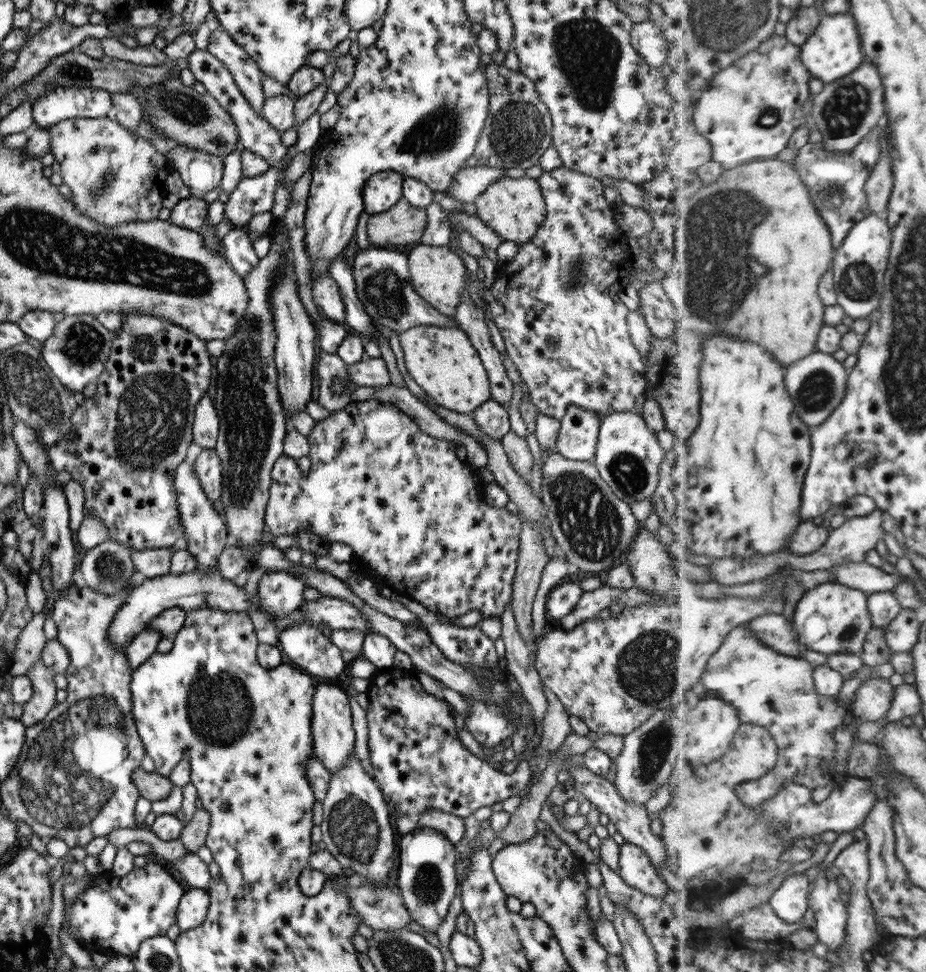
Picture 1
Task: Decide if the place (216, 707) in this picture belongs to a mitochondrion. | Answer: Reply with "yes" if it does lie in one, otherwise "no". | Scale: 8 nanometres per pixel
yes

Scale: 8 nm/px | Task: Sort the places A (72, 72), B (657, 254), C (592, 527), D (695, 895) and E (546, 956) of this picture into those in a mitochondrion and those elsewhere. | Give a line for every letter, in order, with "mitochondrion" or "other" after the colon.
A: mitochondrion
B: other
C: mitochondrion
D: other
E: other

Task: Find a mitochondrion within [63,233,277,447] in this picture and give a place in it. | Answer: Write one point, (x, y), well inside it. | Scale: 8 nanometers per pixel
(136, 349)

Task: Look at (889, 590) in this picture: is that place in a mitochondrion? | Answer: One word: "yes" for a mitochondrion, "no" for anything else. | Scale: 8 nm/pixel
no

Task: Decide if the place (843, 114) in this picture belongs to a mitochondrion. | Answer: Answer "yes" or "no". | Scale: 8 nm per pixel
yes

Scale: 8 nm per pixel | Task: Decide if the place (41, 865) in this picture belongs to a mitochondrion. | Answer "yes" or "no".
no

